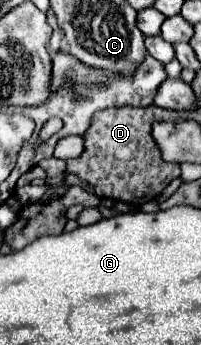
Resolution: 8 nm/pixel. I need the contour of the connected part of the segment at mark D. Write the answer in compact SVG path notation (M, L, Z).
M110 107L96 111L84 137L84 153L66 161L66 173L78 175L82 181L94 187L94 193L104 199L124 201L134 207L142 207L146 201L134 201L148 195L148 201L156 199L172 179L180 177L180 165L162 161L150 129L154 121L182 119L180 111L152 107Z

